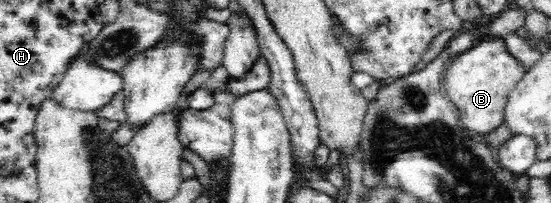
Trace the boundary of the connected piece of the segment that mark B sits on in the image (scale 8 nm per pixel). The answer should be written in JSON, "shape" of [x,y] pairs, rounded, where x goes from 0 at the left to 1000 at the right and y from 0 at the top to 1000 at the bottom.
{"shape":[[[877,192],[848,256],[817,291],[806,360],[808,463],[828,522],[838,626],[869,680],[913,606],[924,468],[955,350],[949,315],[922,256],[915,202]]]}

